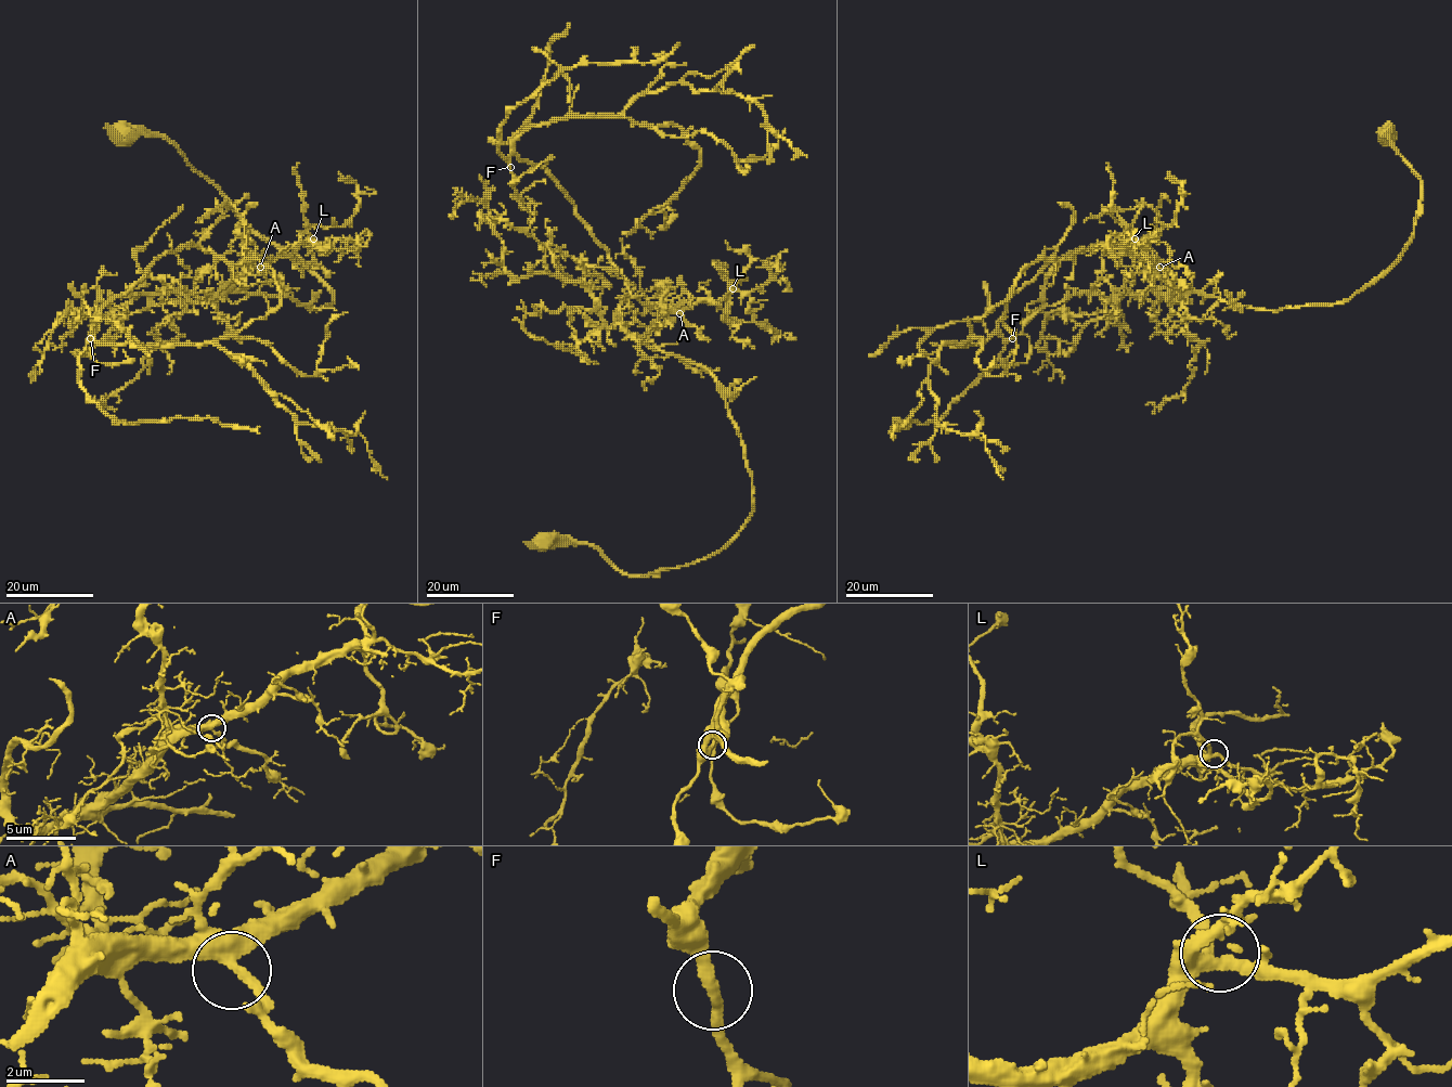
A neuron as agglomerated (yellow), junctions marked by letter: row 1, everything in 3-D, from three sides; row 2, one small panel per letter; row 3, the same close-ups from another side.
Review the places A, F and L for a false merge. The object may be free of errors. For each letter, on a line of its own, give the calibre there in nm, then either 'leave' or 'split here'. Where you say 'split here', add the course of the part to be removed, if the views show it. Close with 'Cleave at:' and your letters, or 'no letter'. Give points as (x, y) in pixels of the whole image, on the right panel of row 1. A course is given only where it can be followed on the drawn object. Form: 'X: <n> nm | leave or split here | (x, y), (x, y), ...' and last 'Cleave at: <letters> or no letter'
A: 360 nm | leave
F: 240 nm | split here | (1012, 338), (1020, 334), (1028, 338), (1029, 358), (1018, 363), (1006, 361), (1013, 349)
L: 280 nm | leave
Cleave at: F

